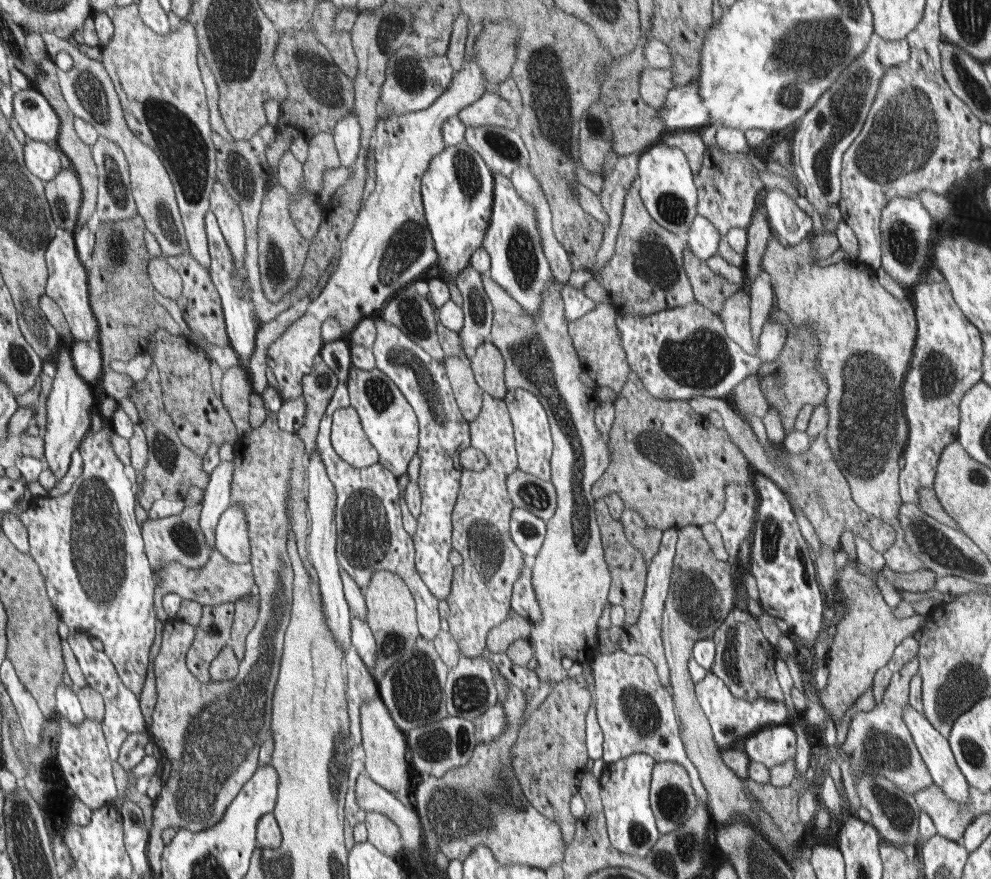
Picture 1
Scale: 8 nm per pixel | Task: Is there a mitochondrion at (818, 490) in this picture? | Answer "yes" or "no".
yes

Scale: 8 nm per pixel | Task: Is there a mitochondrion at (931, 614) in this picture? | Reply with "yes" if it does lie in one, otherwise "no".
no

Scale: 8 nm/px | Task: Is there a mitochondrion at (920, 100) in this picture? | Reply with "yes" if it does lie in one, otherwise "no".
yes

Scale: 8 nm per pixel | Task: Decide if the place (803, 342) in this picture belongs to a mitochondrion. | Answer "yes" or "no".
yes

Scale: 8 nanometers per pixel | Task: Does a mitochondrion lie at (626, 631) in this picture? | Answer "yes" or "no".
no

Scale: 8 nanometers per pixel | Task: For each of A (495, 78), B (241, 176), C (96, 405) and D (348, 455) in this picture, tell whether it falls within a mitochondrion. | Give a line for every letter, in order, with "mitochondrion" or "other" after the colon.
A: other
B: mitochondrion
C: other
D: other

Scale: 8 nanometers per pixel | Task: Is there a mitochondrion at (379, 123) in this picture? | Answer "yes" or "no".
no

